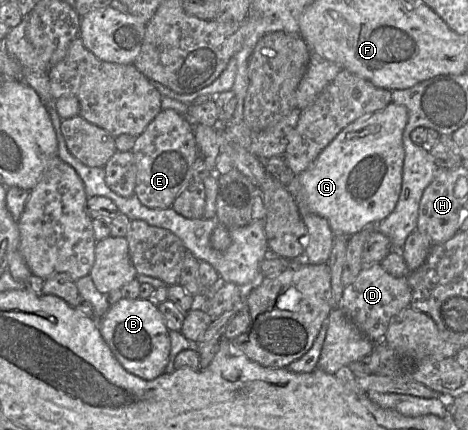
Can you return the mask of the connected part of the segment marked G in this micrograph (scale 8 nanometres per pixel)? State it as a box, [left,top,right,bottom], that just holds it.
[296,102,407,238]

